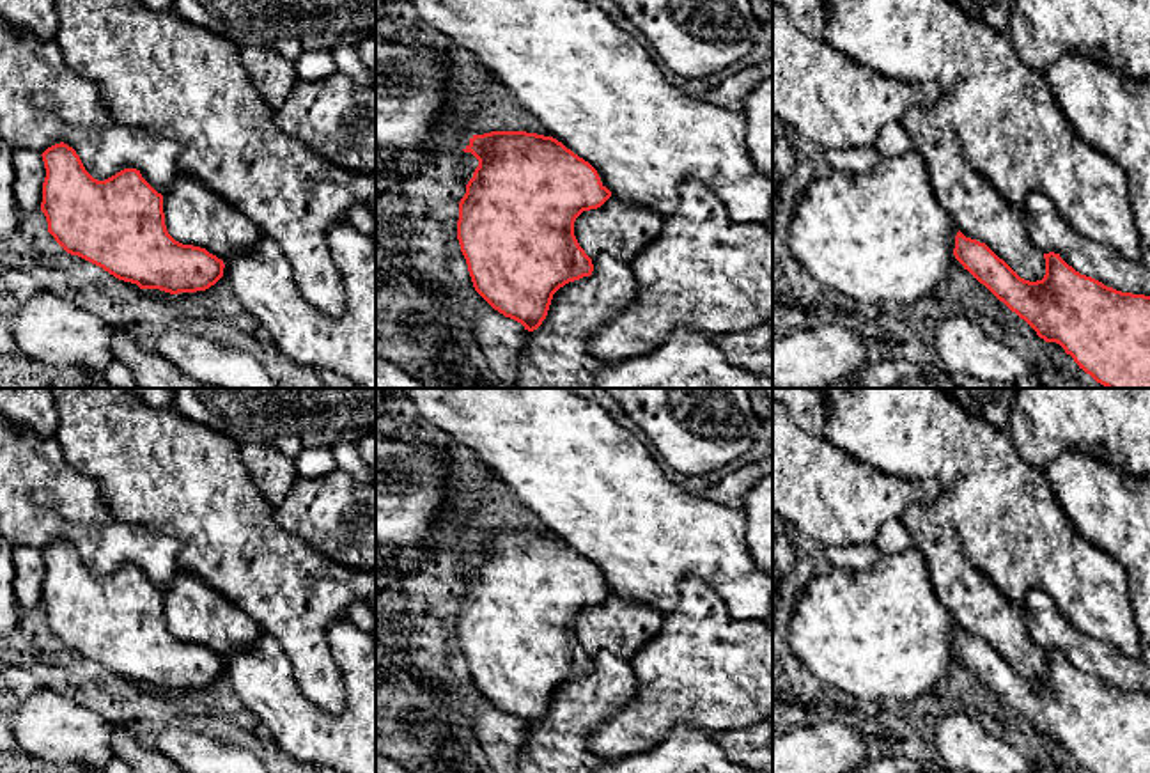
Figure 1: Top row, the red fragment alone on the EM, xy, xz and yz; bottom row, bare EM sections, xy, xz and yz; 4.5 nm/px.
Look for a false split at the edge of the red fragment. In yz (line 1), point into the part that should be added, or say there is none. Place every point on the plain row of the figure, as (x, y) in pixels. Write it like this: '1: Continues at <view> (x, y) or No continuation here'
1: No continuation here

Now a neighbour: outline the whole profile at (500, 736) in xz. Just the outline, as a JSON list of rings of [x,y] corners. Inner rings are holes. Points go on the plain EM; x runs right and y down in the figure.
[[[484,699],[475,713],[475,736],[496,773],[517,773],[517,752],[524,743],[524,723]]]

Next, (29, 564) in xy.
[[[14,546],[14,594],[21,610],[34,610],[41,606],[43,580],[46,566],[41,550],[32,546]]]

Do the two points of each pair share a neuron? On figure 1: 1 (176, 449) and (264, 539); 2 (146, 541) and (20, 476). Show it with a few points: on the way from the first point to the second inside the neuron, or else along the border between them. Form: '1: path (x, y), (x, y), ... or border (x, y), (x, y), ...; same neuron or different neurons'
1: path (197, 472), (241, 516); same neuron
2: path (114, 541), (105, 541), (69, 506), (52, 500); same neuron

